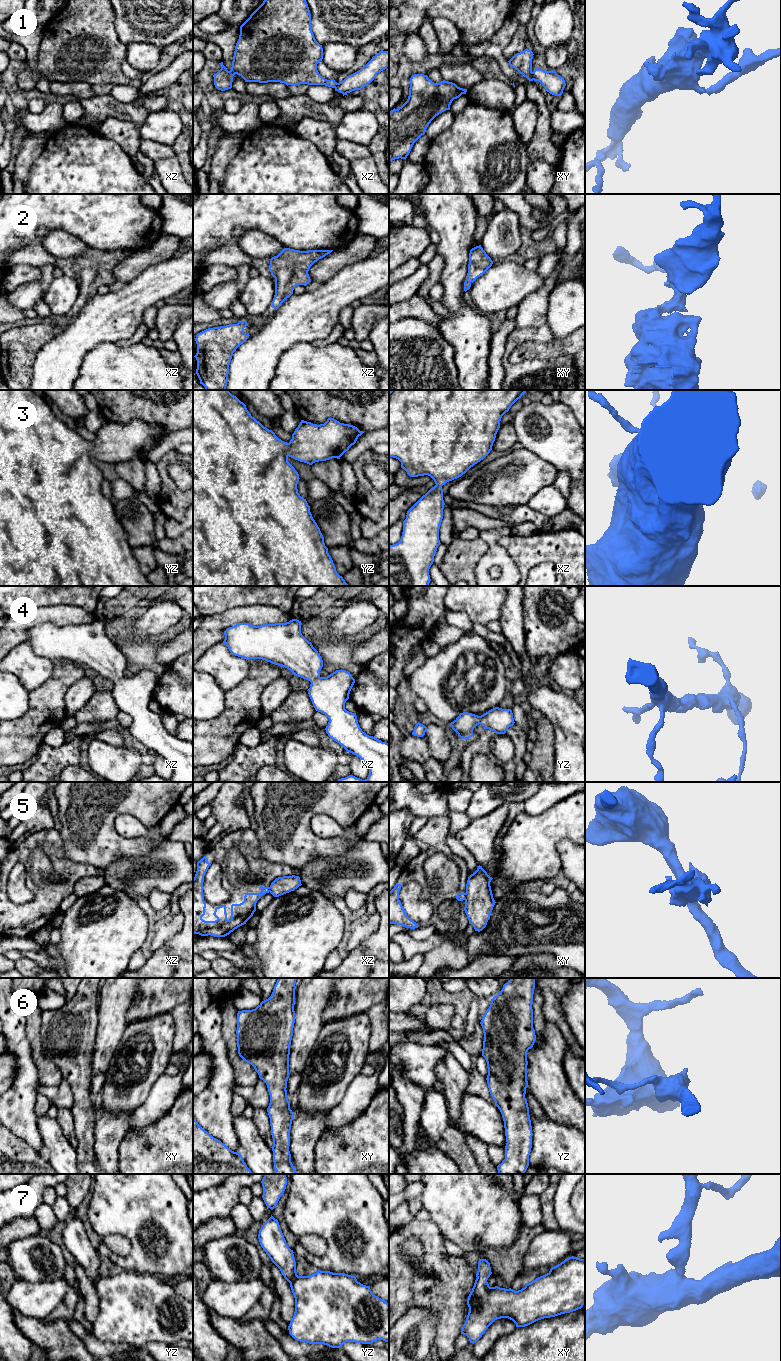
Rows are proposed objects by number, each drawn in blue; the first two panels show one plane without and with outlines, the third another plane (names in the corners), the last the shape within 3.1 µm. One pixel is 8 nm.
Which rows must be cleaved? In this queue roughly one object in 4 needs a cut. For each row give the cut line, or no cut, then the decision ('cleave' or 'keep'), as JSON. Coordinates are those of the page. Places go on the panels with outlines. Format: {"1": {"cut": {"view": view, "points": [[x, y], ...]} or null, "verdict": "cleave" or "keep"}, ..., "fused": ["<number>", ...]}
{"1": {"cut": {"view": "xy", "points": [[531, 72], [534, 79]]}, "verdict": "cleave"}, "2": {"cut": null, "verdict": "keep"}, "3": {"cut": null, "verdict": "keep"}, "4": {"cut": null, "verdict": "keep"}, "5": {"cut": {"view": "xy", "points": [[466, 893], [464, 899]]}, "verdict": "cleave"}, "6": {"cut": null, "verdict": "keep"}, "7": {"cut": null, "verdict": "keep"}, "fused": ["1", "5"]}

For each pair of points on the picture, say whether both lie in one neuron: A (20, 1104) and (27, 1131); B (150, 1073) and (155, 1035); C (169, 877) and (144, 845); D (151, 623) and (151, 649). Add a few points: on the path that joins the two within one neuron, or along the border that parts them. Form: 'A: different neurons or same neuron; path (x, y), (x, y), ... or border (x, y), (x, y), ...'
A: same neuron; path (20, 1111), (20, 1119), (23, 1124)
B: same neuron; path (151, 1064), (151, 1058), (156, 1049), (155, 1044)
C: different neurons; border (152, 847), (143, 856), (126, 858)
D: different neurons; border (131, 634), (137, 637), (149, 638)

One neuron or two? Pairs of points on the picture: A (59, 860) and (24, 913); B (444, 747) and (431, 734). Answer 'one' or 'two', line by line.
A: one
B: one

